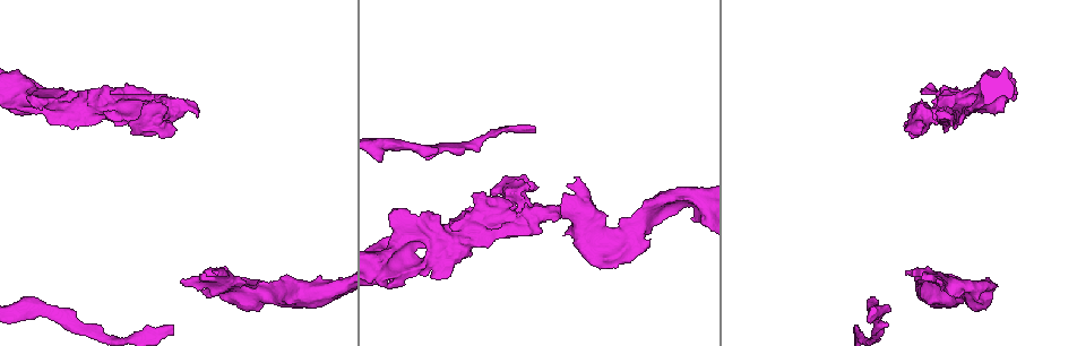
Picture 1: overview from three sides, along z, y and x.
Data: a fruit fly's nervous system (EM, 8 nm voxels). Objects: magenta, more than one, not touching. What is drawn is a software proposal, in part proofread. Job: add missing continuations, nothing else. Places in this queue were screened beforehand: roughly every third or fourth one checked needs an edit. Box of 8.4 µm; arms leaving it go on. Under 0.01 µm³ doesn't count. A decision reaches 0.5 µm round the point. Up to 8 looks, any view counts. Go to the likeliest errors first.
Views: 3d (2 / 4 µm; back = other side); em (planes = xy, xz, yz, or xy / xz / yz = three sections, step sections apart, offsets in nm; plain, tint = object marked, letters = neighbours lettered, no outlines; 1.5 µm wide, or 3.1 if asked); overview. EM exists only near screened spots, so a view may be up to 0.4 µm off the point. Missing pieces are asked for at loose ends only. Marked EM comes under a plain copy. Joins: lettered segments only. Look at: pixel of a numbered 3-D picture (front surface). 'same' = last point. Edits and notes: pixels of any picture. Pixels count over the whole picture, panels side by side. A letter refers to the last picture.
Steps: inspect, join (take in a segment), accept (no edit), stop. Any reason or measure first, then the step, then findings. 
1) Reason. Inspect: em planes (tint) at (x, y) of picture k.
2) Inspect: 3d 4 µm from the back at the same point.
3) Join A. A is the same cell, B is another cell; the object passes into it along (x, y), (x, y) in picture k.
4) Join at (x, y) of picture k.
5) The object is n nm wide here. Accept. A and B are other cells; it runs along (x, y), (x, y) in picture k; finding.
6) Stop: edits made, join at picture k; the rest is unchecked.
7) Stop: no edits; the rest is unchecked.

An open end. Inspect: em xz step 4 (tint) at (917, 137) of picture 1.

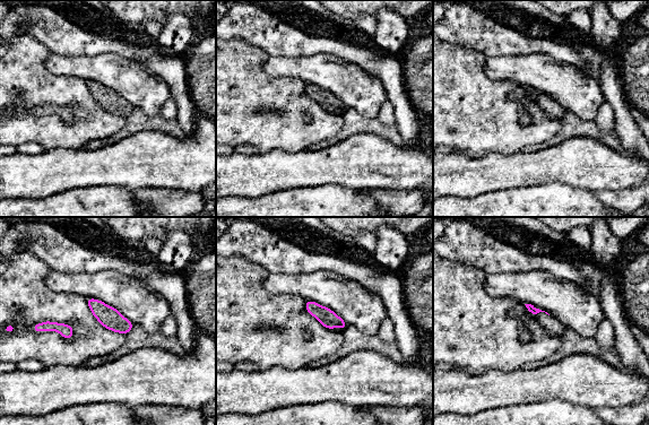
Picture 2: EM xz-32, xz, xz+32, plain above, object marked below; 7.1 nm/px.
Inspect: em planes (tint) at the same point.

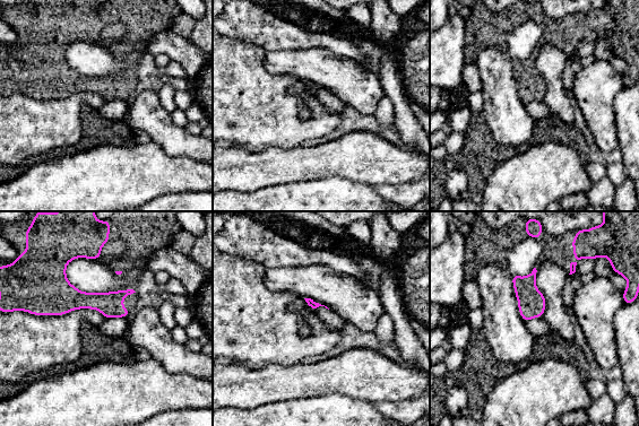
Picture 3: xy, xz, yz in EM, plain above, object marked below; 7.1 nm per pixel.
Inspect: em planes (letters) at the same point.

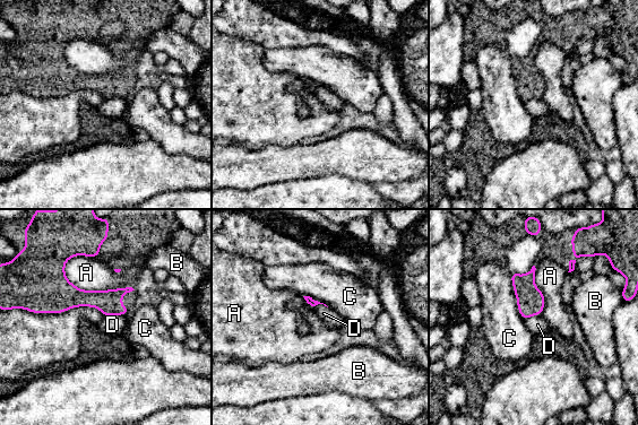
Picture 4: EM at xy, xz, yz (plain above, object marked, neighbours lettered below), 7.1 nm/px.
Accept. A, B, C and D are other cells; a border runs along (302, 296), (311, 305), (327, 308) in picture 4; no lettered segment goes on from it.

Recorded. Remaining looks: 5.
Thick end. Inspect: em xz step 8 (tint) at (645, 246) of picture 1.

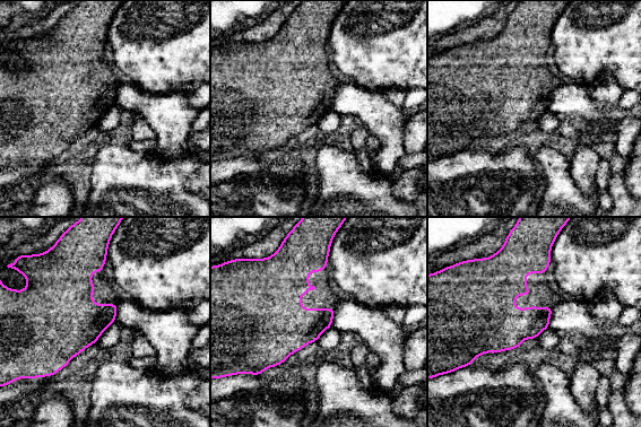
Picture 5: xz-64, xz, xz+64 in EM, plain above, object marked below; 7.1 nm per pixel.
Inspect: em planes (letters) at the same point.

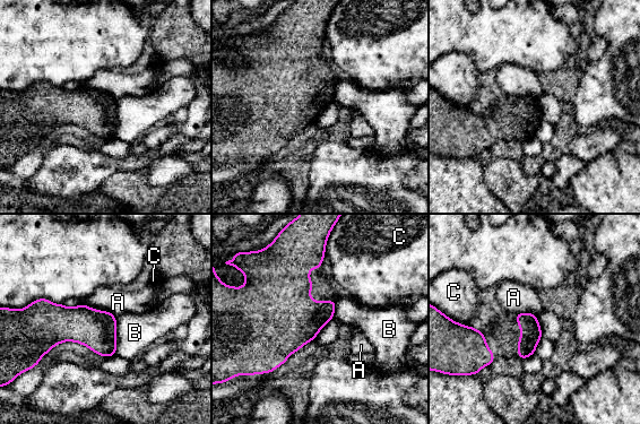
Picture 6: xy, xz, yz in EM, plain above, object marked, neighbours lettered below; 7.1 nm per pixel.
Accept. A, B and C are other cells; a border runs along (84, 303), (107, 310), (117, 317) in picture 6; none of them fits.

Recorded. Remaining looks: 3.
Free end. Inspect: em xy step 4 (letters) at (937, 97) of picture 1.

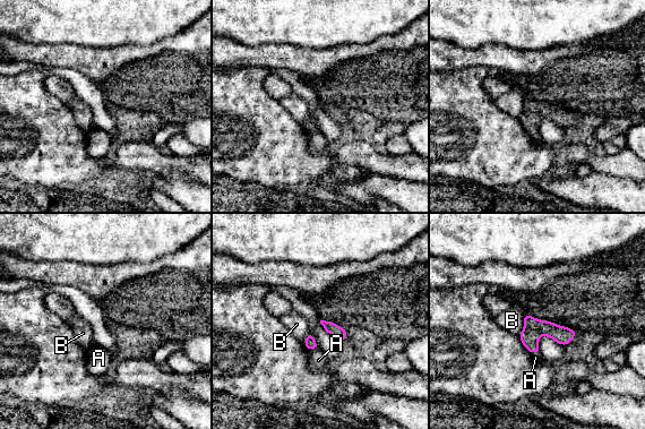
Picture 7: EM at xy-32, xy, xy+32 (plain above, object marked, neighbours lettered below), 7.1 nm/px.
Accept. A and B are other cells; a border runs along (523, 316), (523, 329), (517, 335) in picture 7; no lettered segment goes on from it.

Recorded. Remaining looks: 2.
Stop: no edits; the rest is unchecked.

